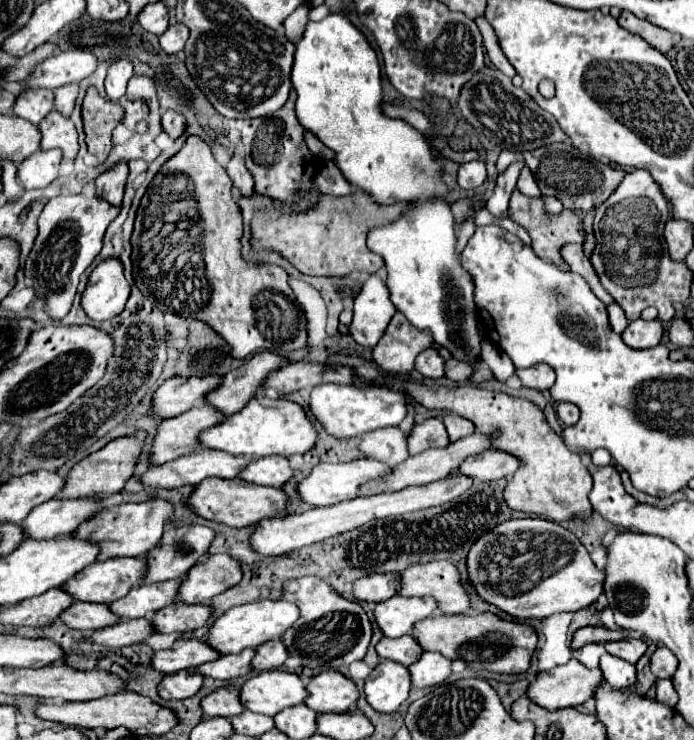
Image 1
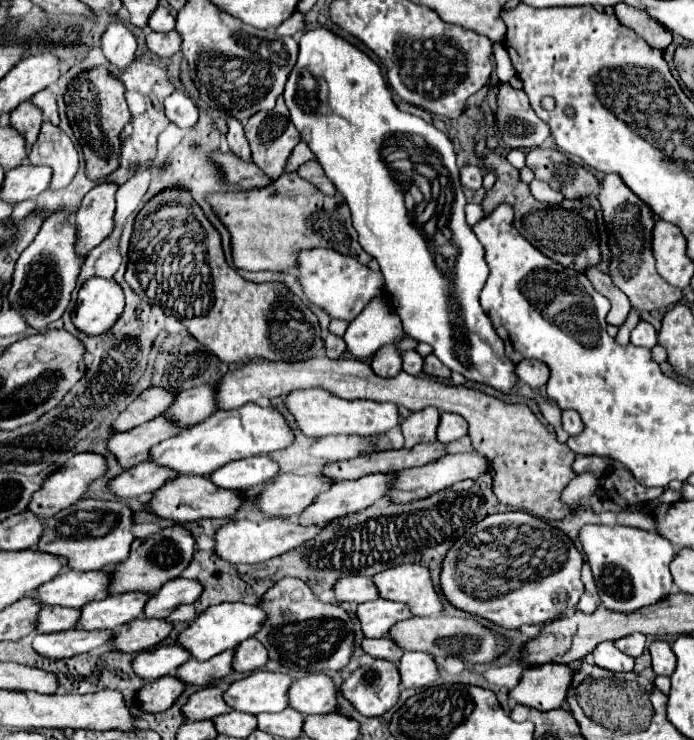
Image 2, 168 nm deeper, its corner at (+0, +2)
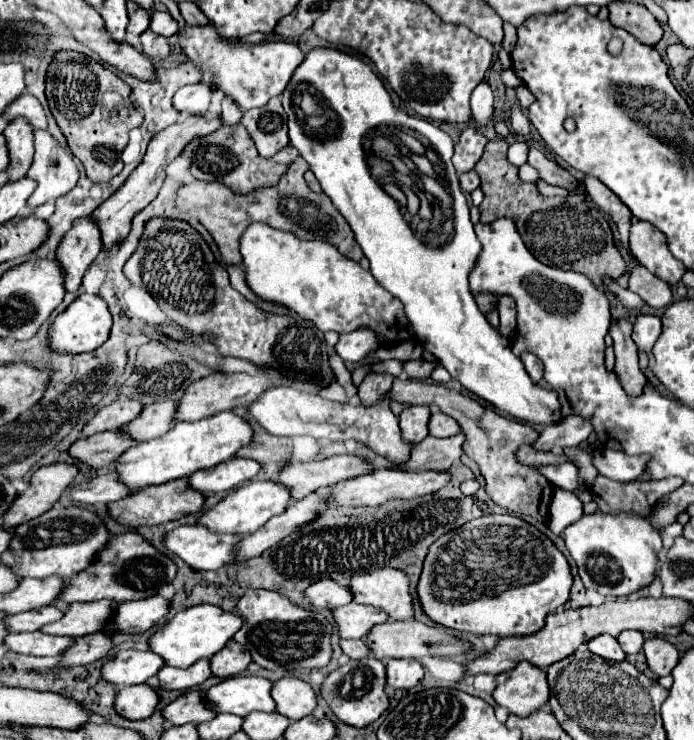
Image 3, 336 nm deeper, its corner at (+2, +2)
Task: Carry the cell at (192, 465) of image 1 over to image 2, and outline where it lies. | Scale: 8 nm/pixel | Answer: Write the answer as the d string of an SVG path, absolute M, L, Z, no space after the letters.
M141 462L133 468L123 470L117 478L109 480L107 488L119 498L139 498L141 494L151 494L161 488L169 478L175 478L175 472L161 468L151 462Z

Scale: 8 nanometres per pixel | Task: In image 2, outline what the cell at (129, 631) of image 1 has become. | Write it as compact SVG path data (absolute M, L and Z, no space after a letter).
M63 630L53 634L37 634L31 646L45 658L71 658L99 648L111 638L111 630Z

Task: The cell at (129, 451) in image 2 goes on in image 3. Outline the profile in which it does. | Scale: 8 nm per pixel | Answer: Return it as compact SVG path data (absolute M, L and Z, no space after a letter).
M121 430L115 432L101 432L95 436L79 438L71 446L71 456L89 464L91 468L105 468L115 464L115 460L131 446L135 446L137 440L123 434Z

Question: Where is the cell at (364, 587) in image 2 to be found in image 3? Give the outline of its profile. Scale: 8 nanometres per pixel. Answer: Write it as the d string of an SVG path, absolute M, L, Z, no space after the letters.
M319 580L311 584L305 592L307 600L315 608L337 608L343 604L349 604L353 600L353 590L349 586L341 586L335 580Z

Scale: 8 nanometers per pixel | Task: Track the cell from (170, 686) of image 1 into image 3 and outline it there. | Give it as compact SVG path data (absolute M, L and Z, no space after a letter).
M137 684L127 686L117 692L115 710L129 718L129 720L143 720L155 712L159 704L159 694L149 684Z

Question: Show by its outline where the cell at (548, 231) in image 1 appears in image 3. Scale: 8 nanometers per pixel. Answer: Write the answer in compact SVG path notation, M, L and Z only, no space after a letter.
M491 140L485 146L475 172L481 178L481 190L485 198L479 206L481 222L493 222L497 218L511 218L531 254L555 268L573 270L585 274L597 288L603 288L605 278L619 278L625 272L625 262L613 244L613 234L603 214L589 204L583 194L569 194L567 198L545 198L537 192L535 184L521 182L517 166L507 162L507 142Z

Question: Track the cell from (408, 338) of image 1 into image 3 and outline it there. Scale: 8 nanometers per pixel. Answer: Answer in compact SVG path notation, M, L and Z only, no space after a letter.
M377 372L367 374L365 380L359 384L361 404L365 406L377 404L385 396L385 392L391 388L391 382L393 382L391 374L377 374Z

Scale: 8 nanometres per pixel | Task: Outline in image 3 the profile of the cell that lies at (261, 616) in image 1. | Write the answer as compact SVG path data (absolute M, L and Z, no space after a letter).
M199 604L191 606L179 614L175 614L163 628L159 628L149 638L149 646L155 654L163 656L165 664L177 666L177 668L189 668L201 658L211 658L217 654L233 636L239 632L245 624L245 618L237 612L225 612L219 606L213 604Z

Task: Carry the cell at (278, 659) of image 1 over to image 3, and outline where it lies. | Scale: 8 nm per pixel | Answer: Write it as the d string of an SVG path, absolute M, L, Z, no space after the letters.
M229 640L227 648L223 648L223 652L217 652L211 658L211 672L219 678L231 678L245 672L251 662L253 662L251 652L247 652L243 644Z

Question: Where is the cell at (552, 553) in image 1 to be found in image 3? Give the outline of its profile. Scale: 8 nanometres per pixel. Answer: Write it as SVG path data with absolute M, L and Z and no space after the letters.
M491 514L447 532L429 548L417 594L425 614L441 626L475 634L525 636L541 630L545 616L569 600L571 586L571 566L547 534L515 514Z

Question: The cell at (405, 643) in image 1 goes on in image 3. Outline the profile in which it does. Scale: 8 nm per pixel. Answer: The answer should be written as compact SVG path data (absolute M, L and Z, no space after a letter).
M341 640L341 650L343 650L349 658L355 658L355 660L367 658L367 656L371 654L371 648L367 646L365 640Z

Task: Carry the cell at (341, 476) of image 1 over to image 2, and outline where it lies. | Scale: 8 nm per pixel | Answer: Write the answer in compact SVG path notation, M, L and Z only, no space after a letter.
M279 474L261 490L255 506L265 516L295 518L327 488L331 488L331 482L319 474Z

